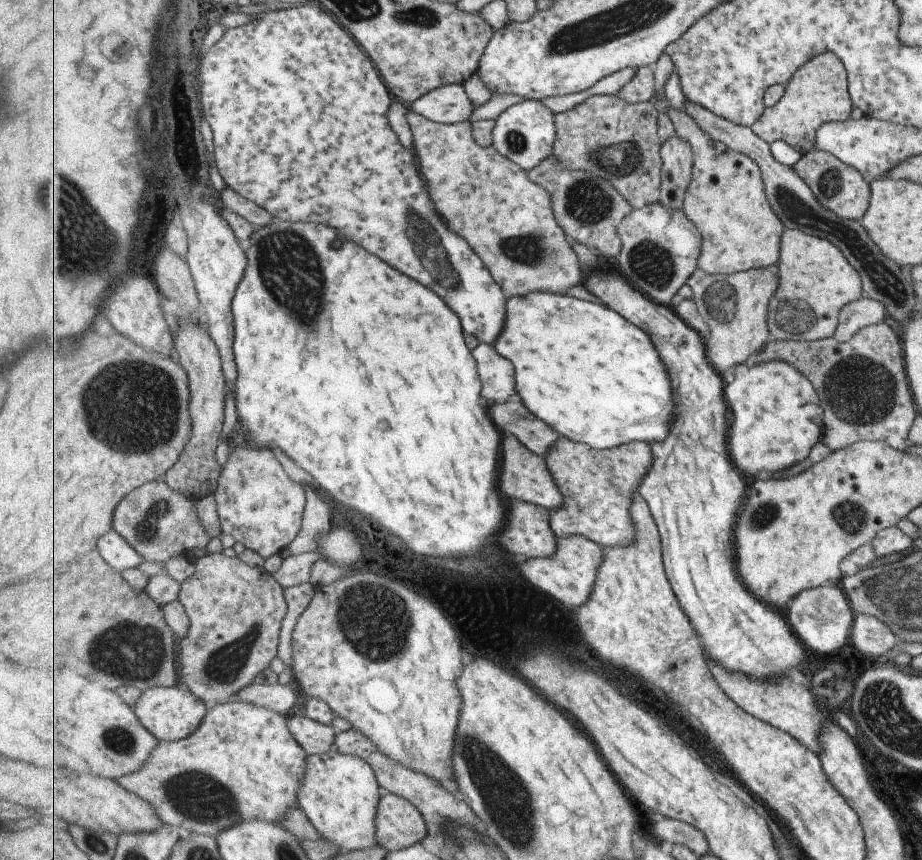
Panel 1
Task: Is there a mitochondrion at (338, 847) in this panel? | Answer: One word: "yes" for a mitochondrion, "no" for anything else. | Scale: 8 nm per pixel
no

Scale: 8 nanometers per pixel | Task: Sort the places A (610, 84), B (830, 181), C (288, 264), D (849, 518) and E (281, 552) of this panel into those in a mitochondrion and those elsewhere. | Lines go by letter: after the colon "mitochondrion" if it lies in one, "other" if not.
A: other
B: mitochondrion
C: mitochondrion
D: mitochondrion
E: other

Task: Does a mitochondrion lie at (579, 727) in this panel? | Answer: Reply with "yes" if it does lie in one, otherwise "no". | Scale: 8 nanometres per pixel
no

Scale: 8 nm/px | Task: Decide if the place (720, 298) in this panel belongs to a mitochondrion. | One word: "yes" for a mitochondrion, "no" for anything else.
yes

